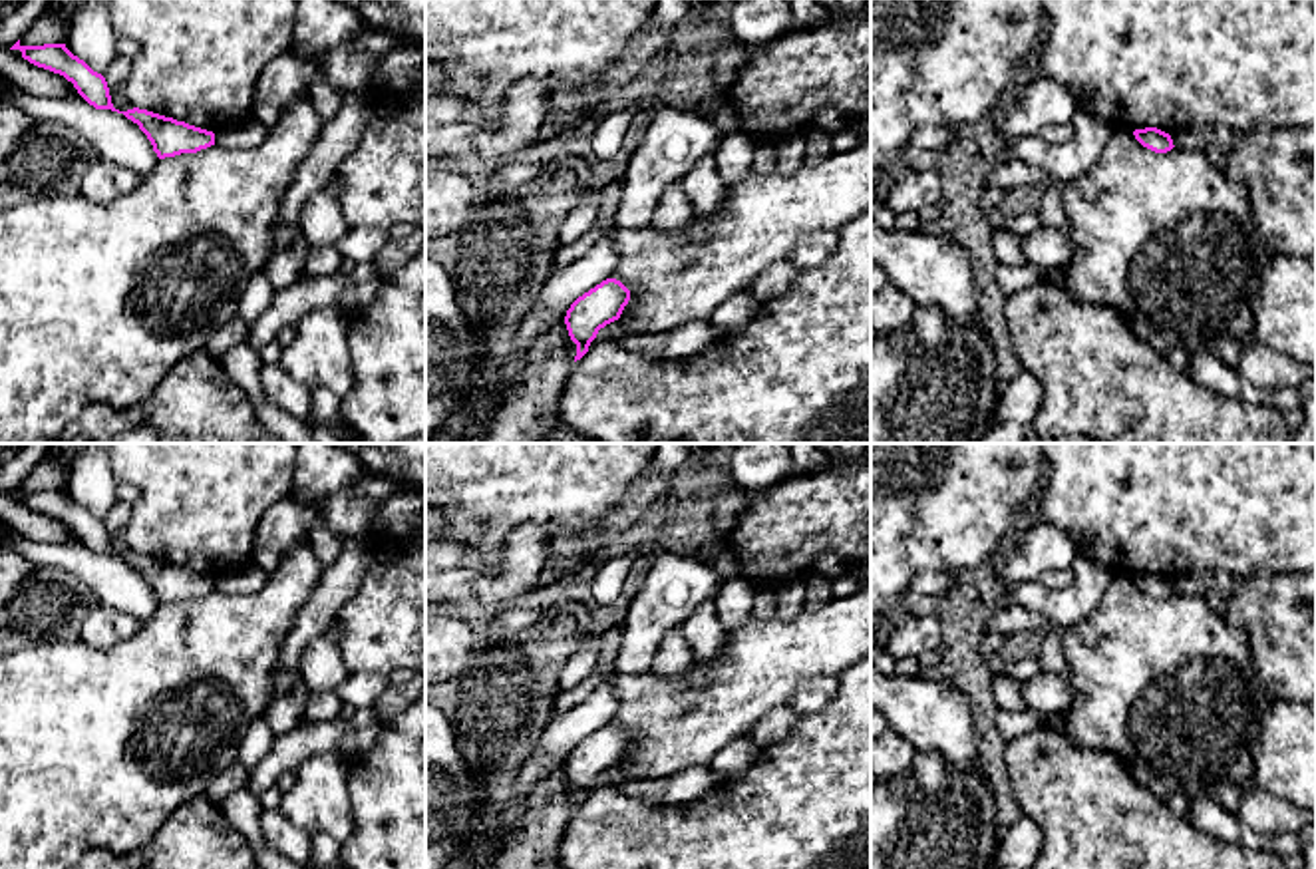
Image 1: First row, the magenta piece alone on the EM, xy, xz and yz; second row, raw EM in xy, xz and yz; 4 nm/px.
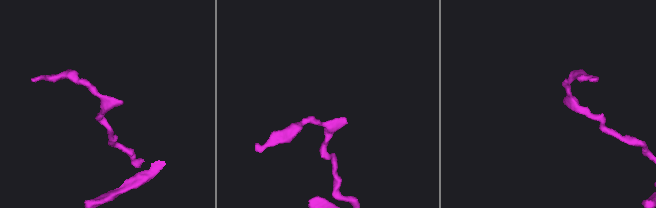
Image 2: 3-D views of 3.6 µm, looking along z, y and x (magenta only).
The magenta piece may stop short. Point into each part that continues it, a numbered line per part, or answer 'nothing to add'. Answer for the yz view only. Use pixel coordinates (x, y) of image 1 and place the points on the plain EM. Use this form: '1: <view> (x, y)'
nothing to add

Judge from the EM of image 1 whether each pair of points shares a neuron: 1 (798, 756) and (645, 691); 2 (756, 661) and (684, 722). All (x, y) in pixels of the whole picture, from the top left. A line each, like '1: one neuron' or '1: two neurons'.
1: two neurons
2: one neuron

